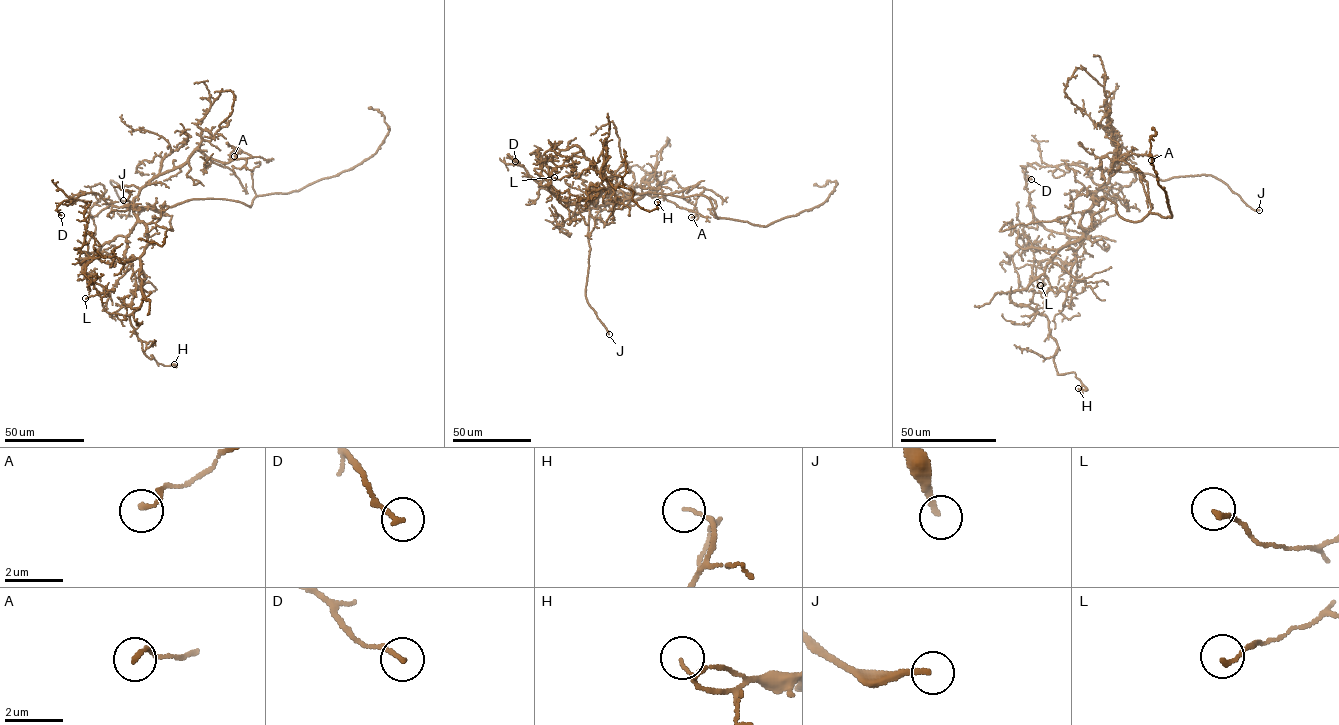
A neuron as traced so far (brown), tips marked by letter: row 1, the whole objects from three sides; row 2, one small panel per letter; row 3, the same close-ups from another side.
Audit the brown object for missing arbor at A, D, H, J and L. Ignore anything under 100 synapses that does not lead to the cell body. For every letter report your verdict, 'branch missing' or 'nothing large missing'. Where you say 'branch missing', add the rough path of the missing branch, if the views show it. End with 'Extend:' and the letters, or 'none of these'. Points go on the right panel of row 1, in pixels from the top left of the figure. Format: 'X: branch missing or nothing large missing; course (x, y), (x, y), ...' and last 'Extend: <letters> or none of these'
A: nothing large missing
D: nothing large missing
H: nothing large missing
J: branch missing; course (1259, 210), (1265, 227), (1252, 248), (1252, 264)
L: nothing large missing
Extend: J

